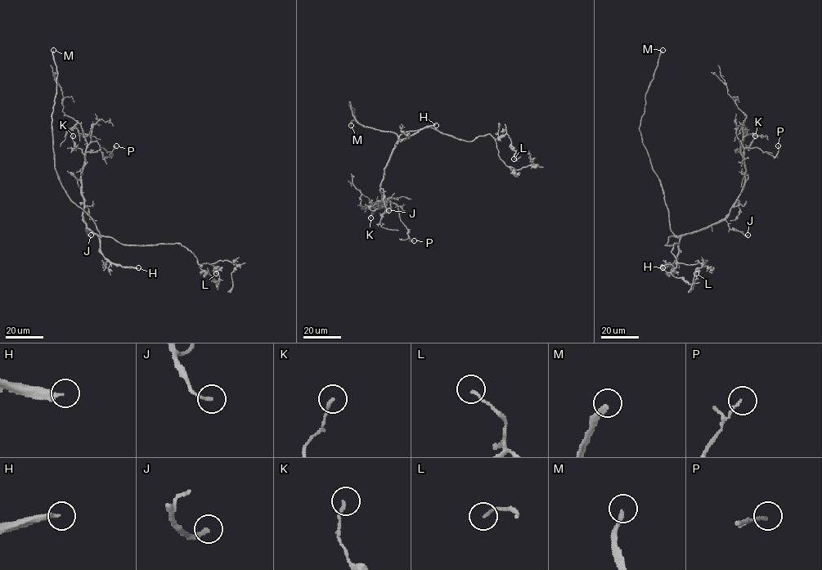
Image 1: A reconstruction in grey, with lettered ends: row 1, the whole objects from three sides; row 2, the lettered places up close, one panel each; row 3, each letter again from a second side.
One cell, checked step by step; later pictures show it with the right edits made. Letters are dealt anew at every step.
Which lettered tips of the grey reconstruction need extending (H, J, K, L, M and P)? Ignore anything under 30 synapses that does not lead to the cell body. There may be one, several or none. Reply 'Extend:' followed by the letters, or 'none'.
Extend: H, J, M

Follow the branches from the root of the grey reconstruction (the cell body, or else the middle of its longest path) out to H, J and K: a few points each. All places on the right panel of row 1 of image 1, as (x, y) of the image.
H: (686, 234), (680, 240), (677, 258), (671, 264), (662, 267)
J: (686, 234), (725, 220), (730, 229), (747, 235)
K: (686, 234), (716, 224), (729, 213), (744, 181), (745, 167), (742, 154), (755, 136)

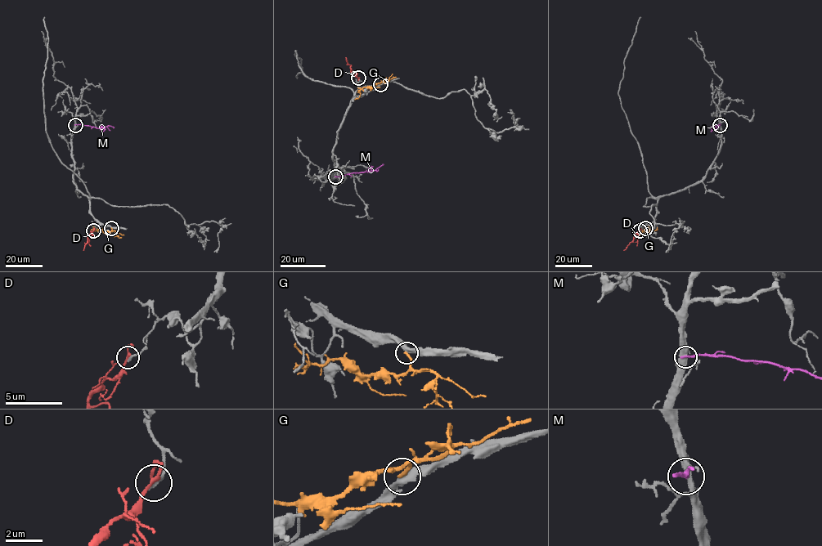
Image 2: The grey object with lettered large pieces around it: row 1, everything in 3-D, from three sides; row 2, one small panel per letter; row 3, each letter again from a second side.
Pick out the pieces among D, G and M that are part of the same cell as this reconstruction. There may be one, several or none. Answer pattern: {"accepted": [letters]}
{"accepted": []}

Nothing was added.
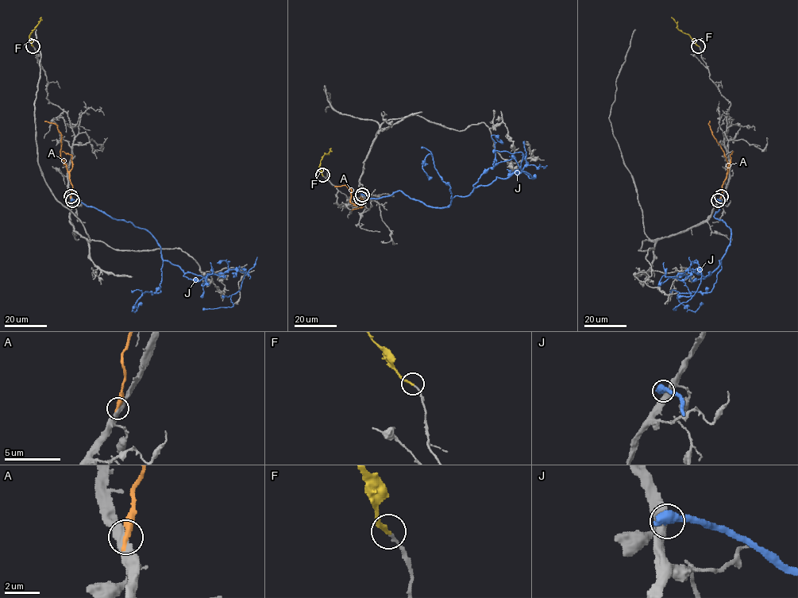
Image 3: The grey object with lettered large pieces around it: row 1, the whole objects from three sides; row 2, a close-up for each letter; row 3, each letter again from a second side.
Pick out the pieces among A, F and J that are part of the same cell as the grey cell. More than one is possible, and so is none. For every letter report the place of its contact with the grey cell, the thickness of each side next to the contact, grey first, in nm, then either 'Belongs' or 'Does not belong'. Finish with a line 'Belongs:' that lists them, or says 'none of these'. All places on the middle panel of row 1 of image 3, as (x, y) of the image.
A: Touches grey at (360, 198). Thickness 480 nm (grey) against 400 nm. Does not belong
F: Touches grey at (322, 175). Thickness 160 nm (grey) against 200 nm. Belongs
J: Touches grey at (362, 194). Thickness 360 nm (grey) against 650 nm. Does not belong
Belongs: F

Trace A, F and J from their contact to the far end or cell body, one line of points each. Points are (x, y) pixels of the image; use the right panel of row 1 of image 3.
A: (721, 196), (729, 164), (710, 129), (710, 121)
F: (699, 45), (688, 34), (677, 28), (671, 17)
J: (718, 200), (714, 217), (730, 242), (711, 272), (695, 269), (699, 288), (676, 310)

